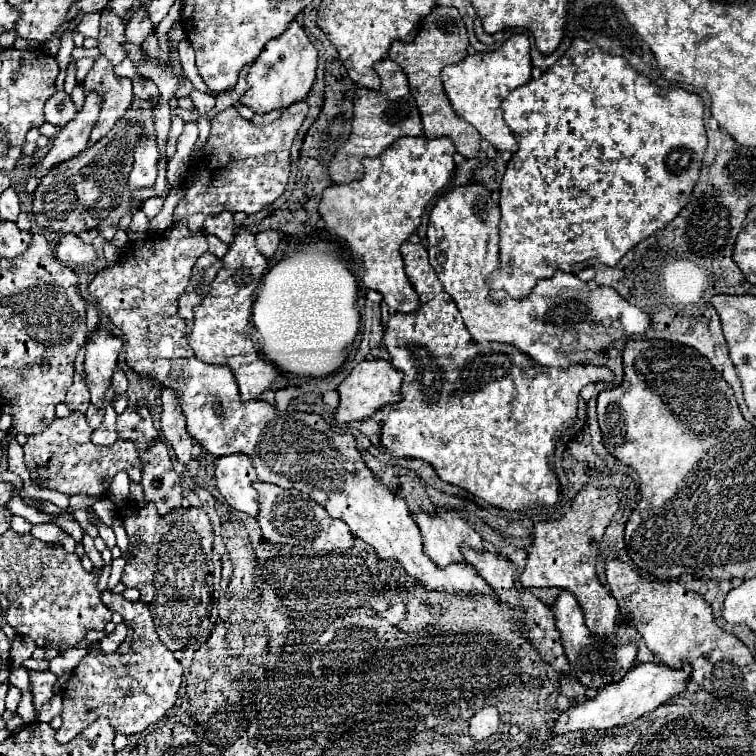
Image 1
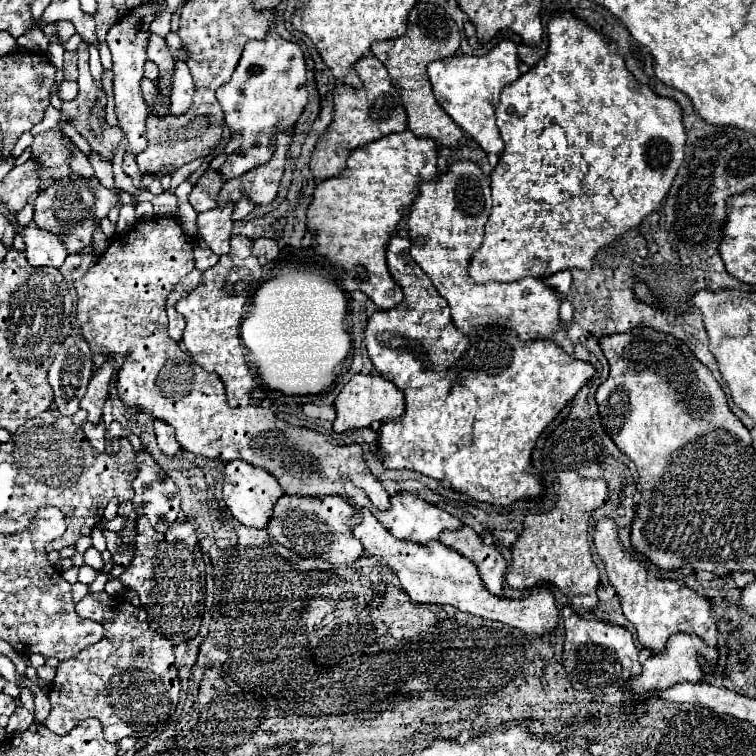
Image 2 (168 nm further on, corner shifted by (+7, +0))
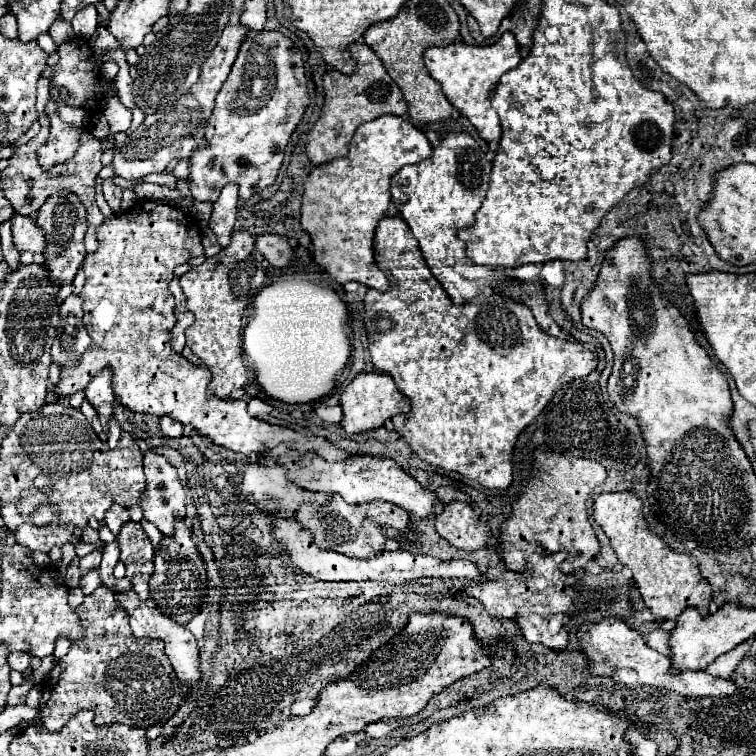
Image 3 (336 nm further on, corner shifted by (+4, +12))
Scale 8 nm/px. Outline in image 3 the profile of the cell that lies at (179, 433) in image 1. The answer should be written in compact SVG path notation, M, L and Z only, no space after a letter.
M169 416L161 418L161 430L163 430L165 436L171 436L171 438L179 438L183 434L183 426Z

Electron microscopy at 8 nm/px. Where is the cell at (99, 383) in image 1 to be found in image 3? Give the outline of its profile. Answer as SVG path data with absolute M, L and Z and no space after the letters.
M105 368L89 382L89 386L85 388L85 396L91 402L91 406L97 410L101 426L107 430L107 422L113 416L113 406L115 406L115 394L111 388L111 368Z

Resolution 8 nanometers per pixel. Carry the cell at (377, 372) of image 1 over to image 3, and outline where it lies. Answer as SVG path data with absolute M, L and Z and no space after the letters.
M361 372L353 378L353 382L341 394L341 408L343 408L341 426L351 436L351 434L377 430L385 424L385 420L389 420L397 414L407 414L411 410L411 402L407 396L403 396L397 390L397 386L395 386L393 378L389 378L389 374Z

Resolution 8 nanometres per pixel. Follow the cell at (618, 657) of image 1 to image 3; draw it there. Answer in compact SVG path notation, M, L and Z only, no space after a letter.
M605 618L593 626L581 626L577 634L585 656L589 658L589 670L595 676L611 676L623 688L639 688L639 686L657 686L675 690L681 696L729 696L735 694L737 688L733 682L723 678L713 678L707 672L681 670L673 672L671 660L657 650L649 648L637 630L631 630L619 618Z

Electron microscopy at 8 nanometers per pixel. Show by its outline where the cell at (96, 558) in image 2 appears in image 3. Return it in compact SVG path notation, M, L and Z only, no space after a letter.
M95 550L95 552L91 552L91 554L87 554L87 556L83 556L83 558L79 560L79 570L81 570L81 574L85 576L87 572L97 570L99 564L101 564L101 552Z

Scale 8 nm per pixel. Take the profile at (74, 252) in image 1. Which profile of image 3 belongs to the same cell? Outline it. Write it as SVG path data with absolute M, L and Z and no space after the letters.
M13 216L11 218L13 224L13 244L19 252L33 252L37 258L37 262L41 262L43 256L43 248L45 248L45 236L41 232L41 228L31 222L31 218L27 216Z

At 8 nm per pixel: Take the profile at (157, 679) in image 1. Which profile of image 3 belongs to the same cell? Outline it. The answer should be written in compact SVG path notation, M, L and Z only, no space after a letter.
M99 586L83 604L75 608L85 636L75 640L69 652L57 660L49 678L43 682L39 712L49 732L57 732L79 710L91 710L95 724L115 722L149 728L167 722L183 700L179 680L163 652L161 640L135 638L129 628L127 612L115 602L114 593Z

